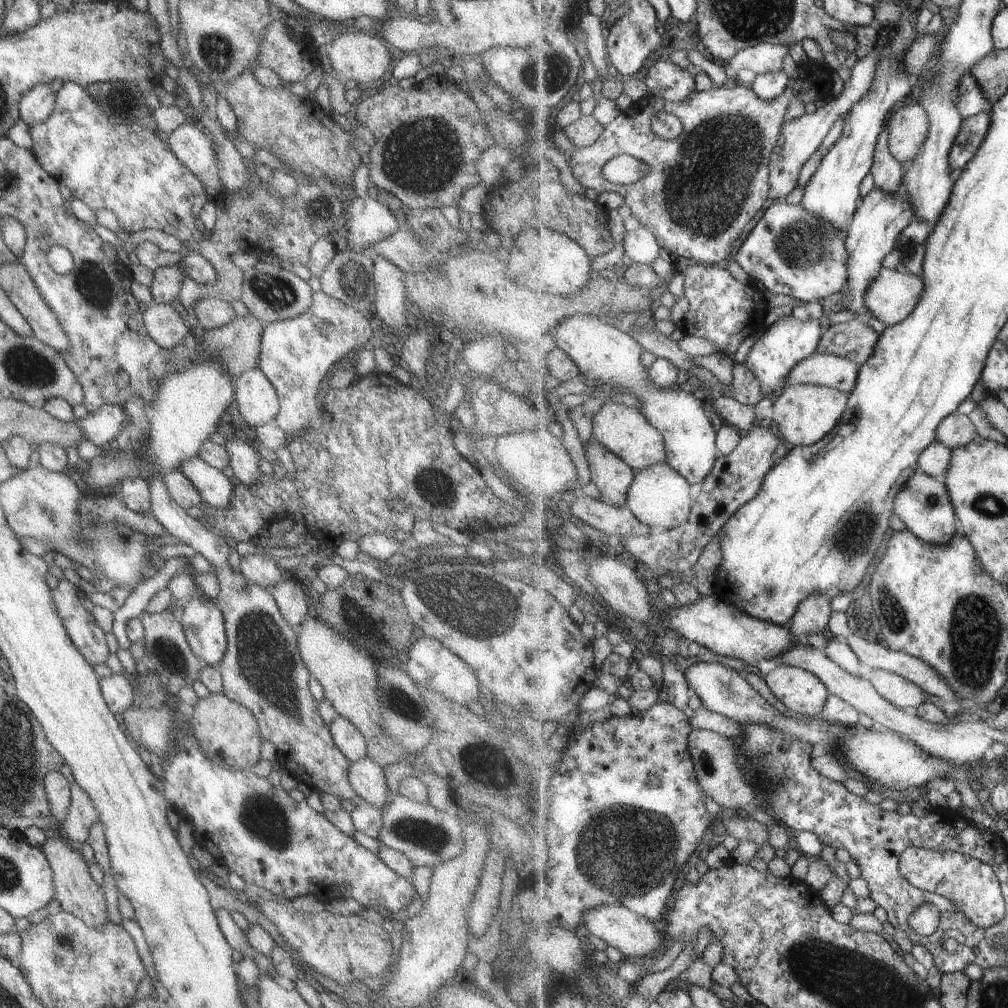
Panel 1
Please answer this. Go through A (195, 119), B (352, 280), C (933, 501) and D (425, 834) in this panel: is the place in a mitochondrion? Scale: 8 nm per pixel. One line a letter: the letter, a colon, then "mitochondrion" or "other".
A: other
B: mitochondrion
C: mitochondrion
D: mitochondrion

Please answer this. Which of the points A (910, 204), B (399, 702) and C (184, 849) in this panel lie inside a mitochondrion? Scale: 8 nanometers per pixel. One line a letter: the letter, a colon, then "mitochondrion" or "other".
A: other
B: mitochondrion
C: other

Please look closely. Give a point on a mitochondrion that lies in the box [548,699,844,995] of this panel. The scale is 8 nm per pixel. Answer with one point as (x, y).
(621, 857)

